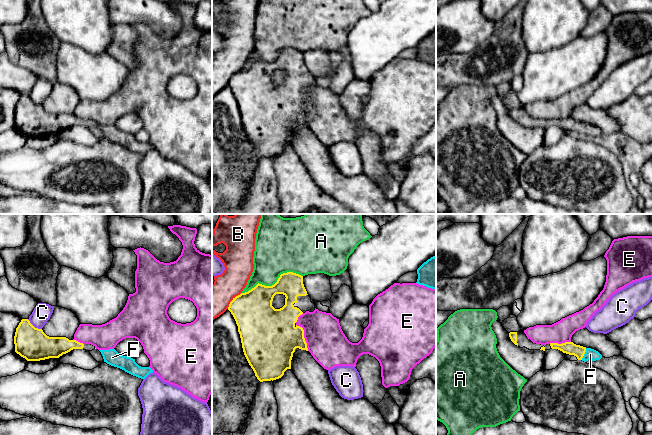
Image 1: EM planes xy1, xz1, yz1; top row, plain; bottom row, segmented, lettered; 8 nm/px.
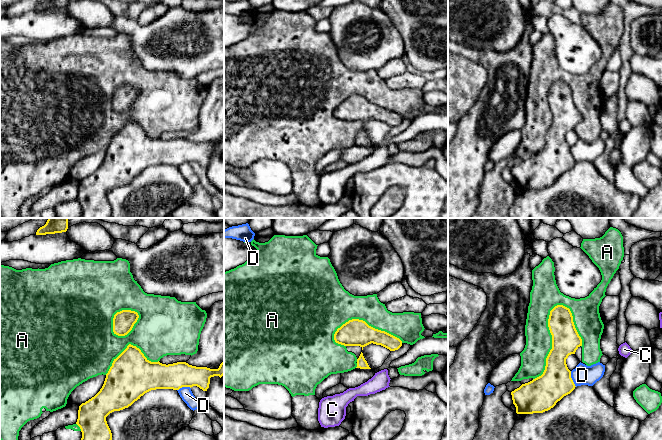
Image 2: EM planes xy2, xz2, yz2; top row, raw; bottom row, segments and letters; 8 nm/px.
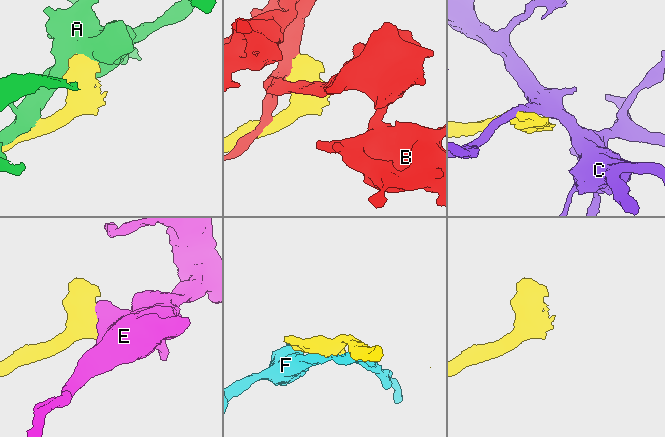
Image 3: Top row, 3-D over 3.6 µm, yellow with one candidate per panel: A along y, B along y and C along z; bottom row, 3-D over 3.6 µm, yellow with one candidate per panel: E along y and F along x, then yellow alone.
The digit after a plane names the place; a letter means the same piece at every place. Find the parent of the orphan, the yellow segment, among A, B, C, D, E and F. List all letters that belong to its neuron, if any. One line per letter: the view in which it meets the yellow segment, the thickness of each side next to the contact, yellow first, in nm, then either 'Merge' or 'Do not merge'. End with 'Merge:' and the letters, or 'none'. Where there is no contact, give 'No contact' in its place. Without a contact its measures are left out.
A: Touches yellow in yz2. Thickness 220 nm (yellow) against 200 nm. Do not merge
B: Touches yellow in xz1. Thickness 320 nm (yellow) against 260 nm. Do not merge
C: Touches yellow in xy1. Thickness 260 nm (yellow) against 150 nm. Do not merge
D: Touches yellow in yz2. Thickness 260 nm (yellow) against 160 nm. Do not merge
E: Touches yellow in xz1. Thickness 400 nm (yellow) against 320 nm. Do not merge
F: Touches yellow in yz1. Thickness 100 nm (yellow) against 90 nm. Merge
Merge: F

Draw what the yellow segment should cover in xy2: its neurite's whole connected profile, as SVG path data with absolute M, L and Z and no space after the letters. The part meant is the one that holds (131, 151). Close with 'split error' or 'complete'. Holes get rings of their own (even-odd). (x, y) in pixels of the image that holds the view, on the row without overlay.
M129 120L127 124L114 135L110 143L104 160L100 167L91 175L82 179L78 186L76 200L80 203L82 214L80 218L111 218L112 209L107 200L106 193L114 188L131 182L145 169L156 165L179 166L182 163L197 162L203 167L207 167L210 154L224 151L224 137L218 145L207 143L196 143L186 138L173 140L162 140L149 137L139 124Z; complete

